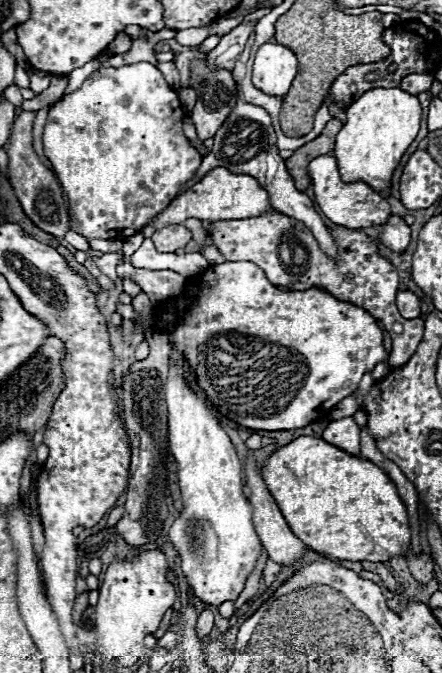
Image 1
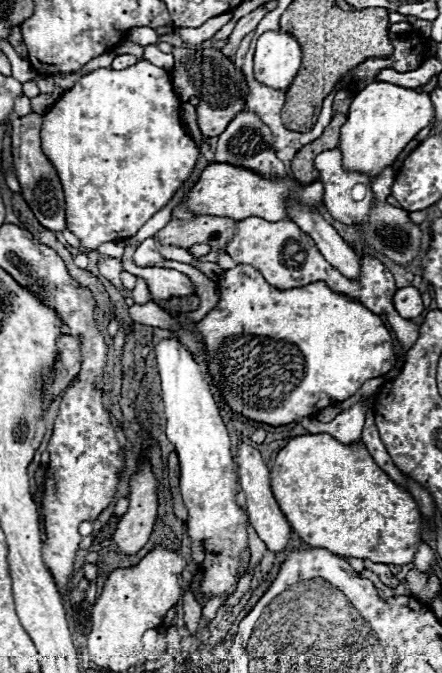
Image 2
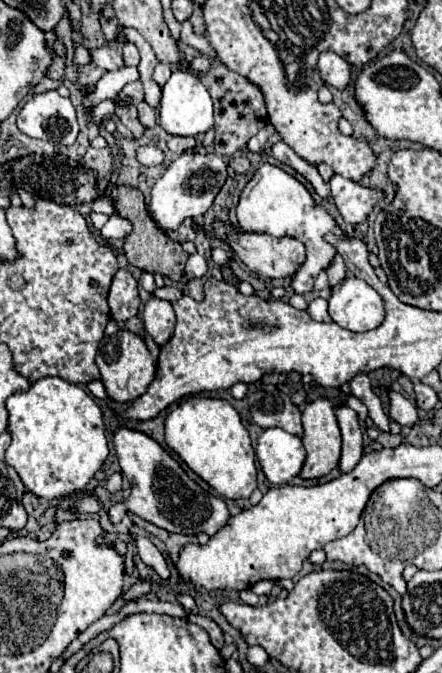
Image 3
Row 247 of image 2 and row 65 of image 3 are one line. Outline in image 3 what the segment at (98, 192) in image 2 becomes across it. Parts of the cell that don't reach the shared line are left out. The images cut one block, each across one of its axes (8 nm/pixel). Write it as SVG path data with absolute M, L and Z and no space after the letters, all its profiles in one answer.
M88 62L88 64L84 64L80 70L78 70L78 88L80 88L80 92L90 92L90 90L94 90L96 88L96 84L98 84L98 80L102 78L106 74L106 70L104 68L100 68L96 62Z

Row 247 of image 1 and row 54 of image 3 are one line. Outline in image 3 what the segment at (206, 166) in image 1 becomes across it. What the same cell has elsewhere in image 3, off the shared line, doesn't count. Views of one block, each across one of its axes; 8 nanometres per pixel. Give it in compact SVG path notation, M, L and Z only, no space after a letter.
M322 52L318 58L318 72L322 80L338 90L346 88L350 82L350 64L334 52Z

